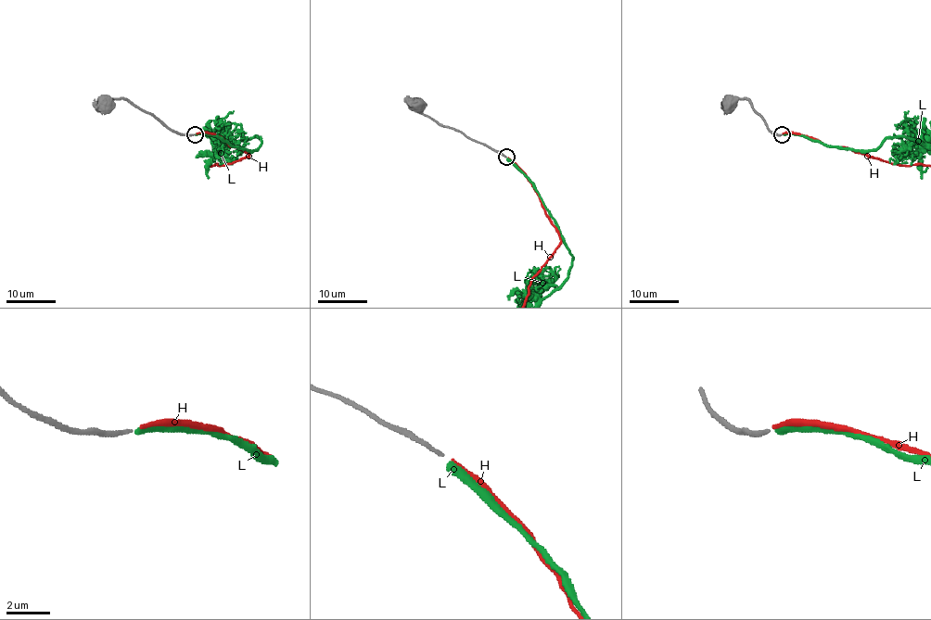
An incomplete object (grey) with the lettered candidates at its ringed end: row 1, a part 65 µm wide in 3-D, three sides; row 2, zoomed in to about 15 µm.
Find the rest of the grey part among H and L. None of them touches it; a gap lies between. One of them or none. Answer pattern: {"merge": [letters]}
{"merge": ["H"]}

